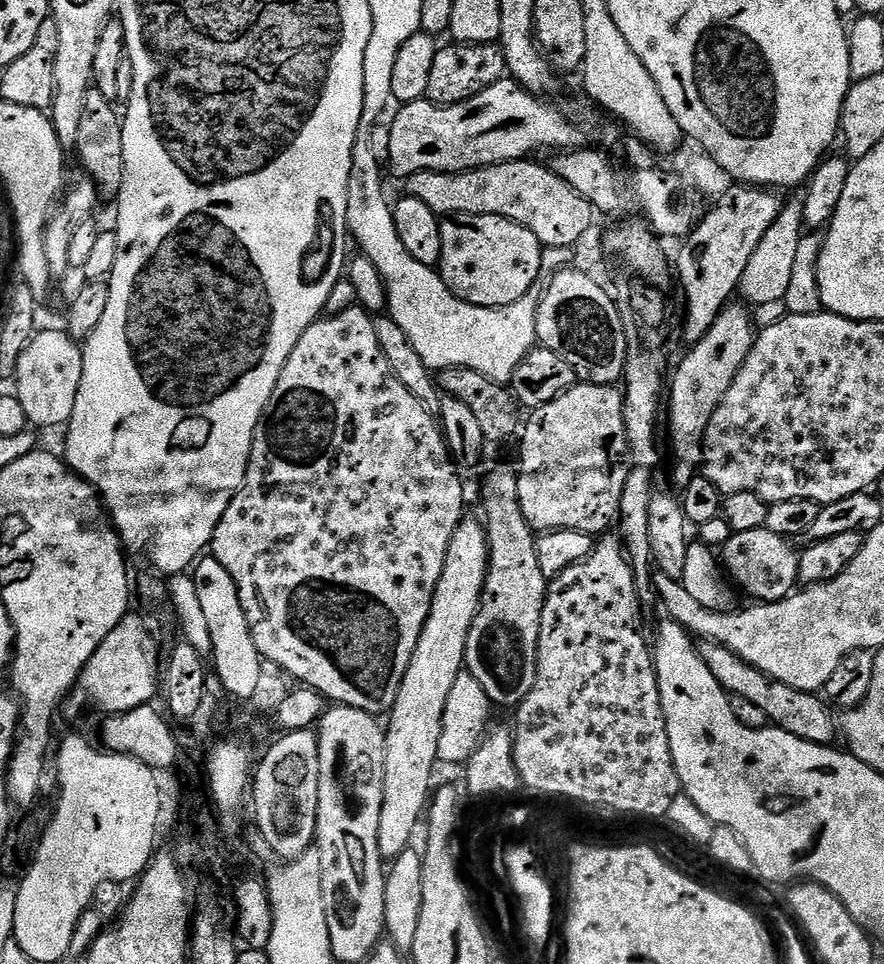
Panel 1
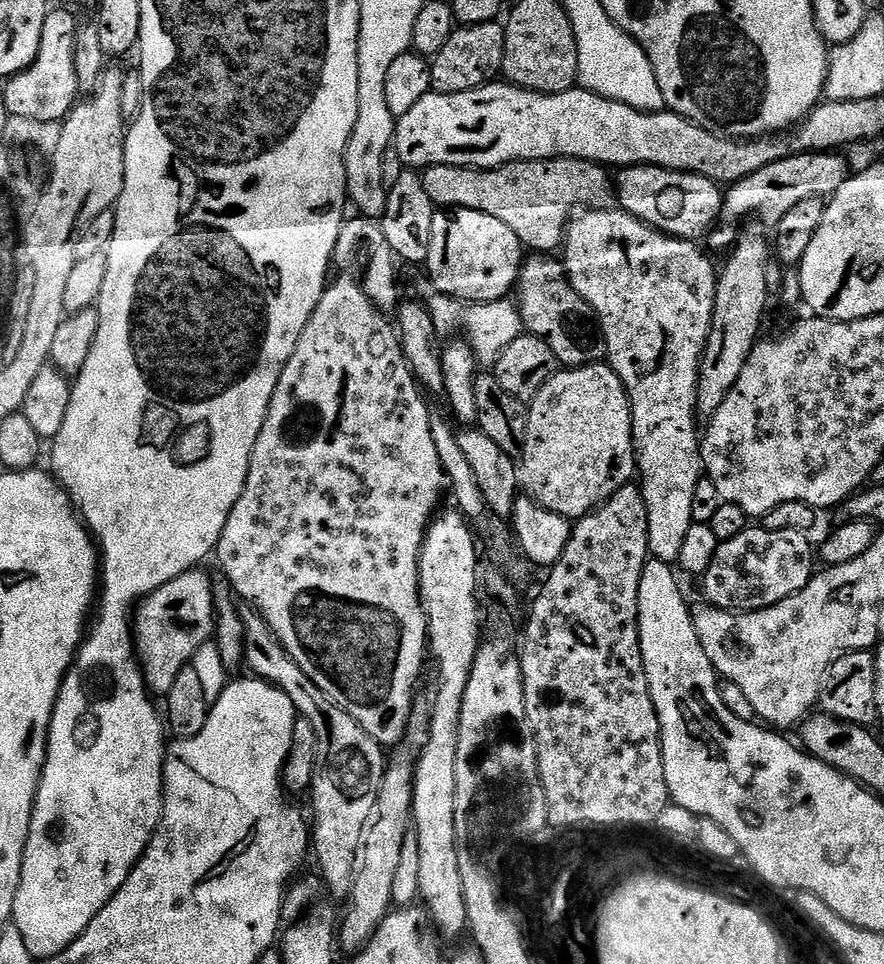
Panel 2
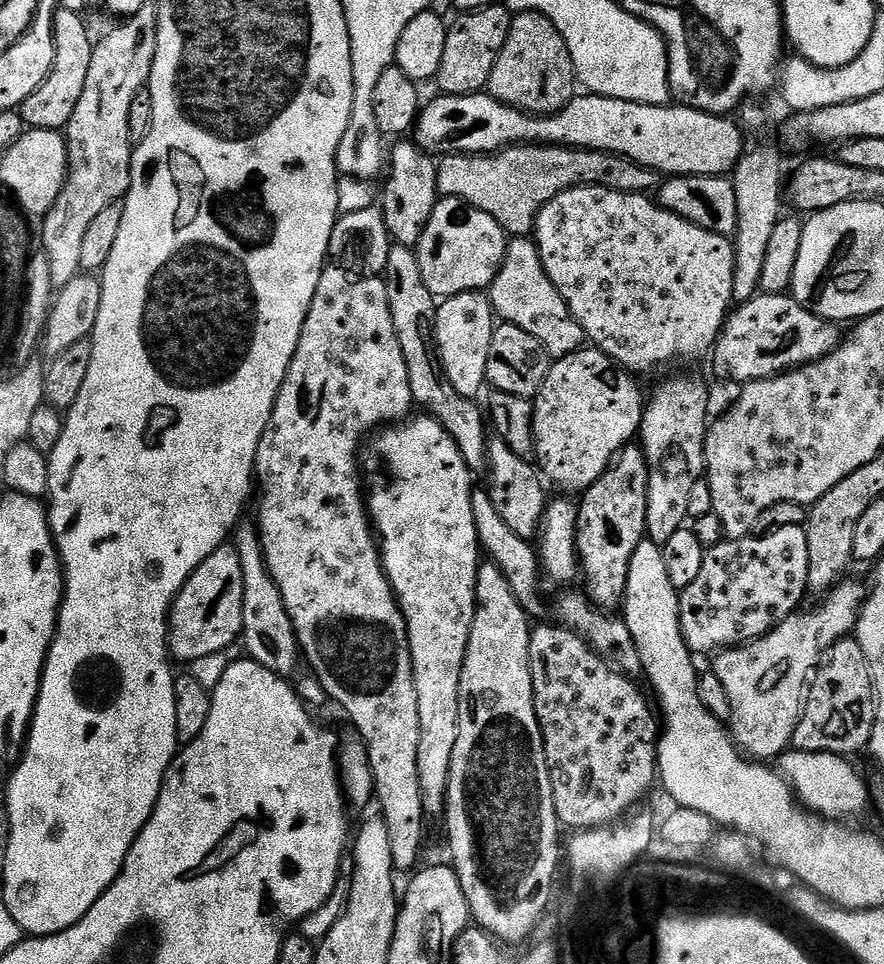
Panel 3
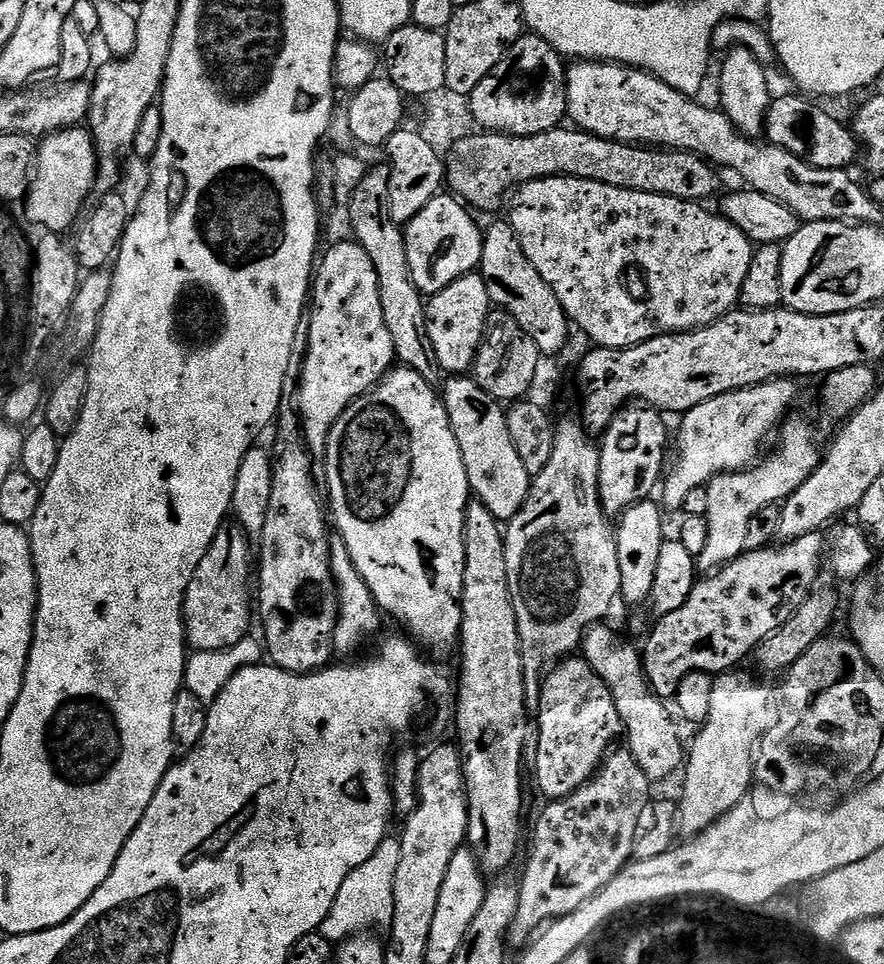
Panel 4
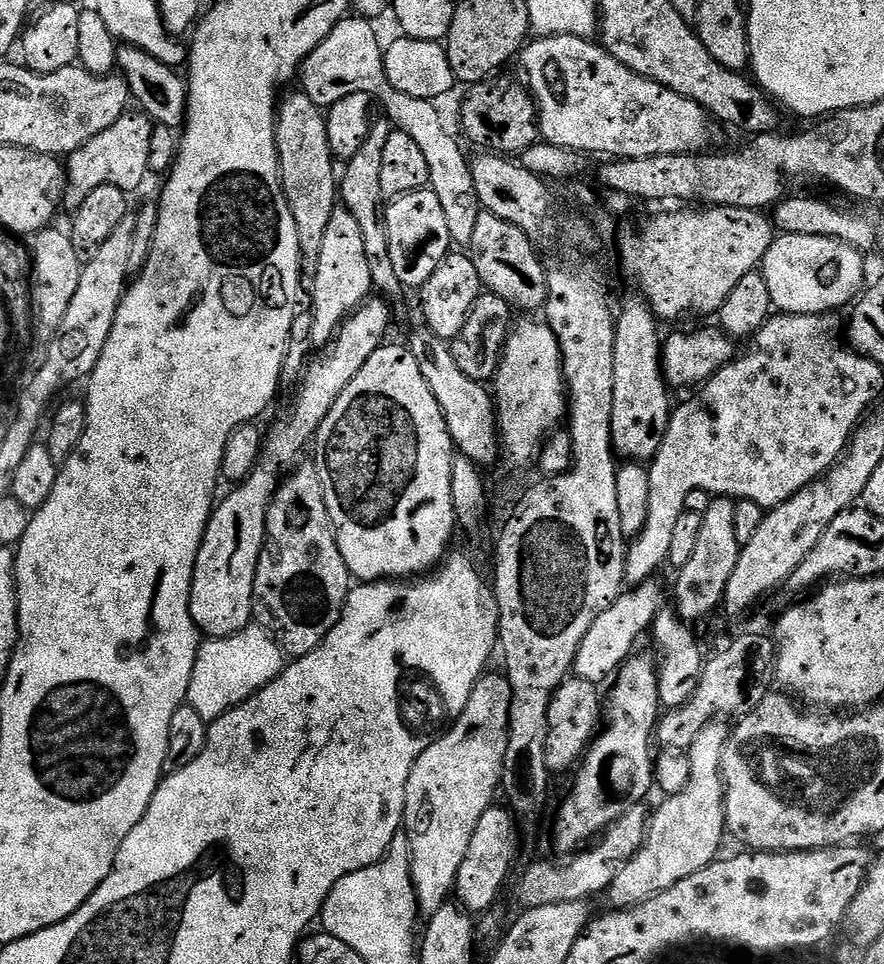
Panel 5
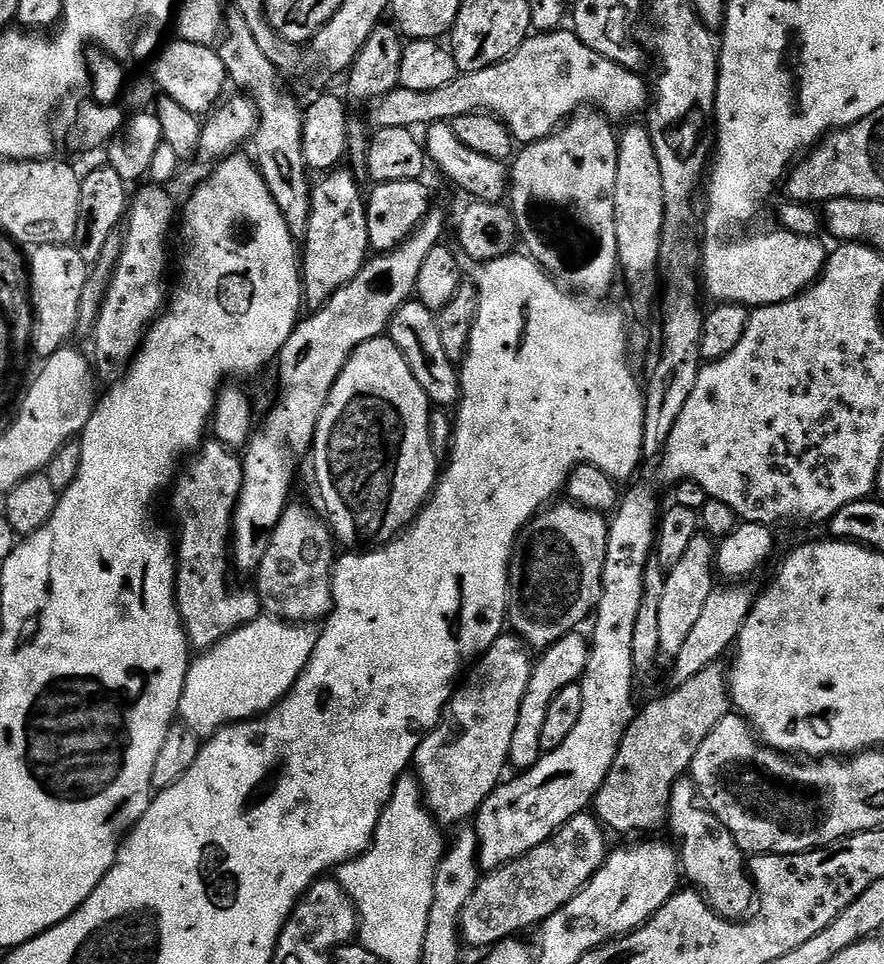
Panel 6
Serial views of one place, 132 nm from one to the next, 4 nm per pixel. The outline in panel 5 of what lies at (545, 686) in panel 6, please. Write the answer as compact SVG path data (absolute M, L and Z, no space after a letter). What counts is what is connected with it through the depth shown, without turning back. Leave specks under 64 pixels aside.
M636 586L631 590L621 591L620 595L609 608L604 611L586 630L580 648L576 651L574 672L579 679L589 680L591 684L603 685L603 680L615 677L617 671L623 667L624 661L633 655L636 639L647 633L652 627L656 613L662 607L660 596L649 586Z

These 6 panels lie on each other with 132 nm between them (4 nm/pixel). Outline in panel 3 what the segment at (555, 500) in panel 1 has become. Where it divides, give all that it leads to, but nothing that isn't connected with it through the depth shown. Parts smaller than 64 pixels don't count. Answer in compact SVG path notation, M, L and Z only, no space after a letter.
M585 346L569 356L561 356L549 367L546 382L534 397L534 460L549 485L557 484L564 494L582 494L594 486L602 474L606 474L616 453L637 439L644 417L646 396L640 393L636 380L637 377L627 368L620 367L605 352L591 346Z

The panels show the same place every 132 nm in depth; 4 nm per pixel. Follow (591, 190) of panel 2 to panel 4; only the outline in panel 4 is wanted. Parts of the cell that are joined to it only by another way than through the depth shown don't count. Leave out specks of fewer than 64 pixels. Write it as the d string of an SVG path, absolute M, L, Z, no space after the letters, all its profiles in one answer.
M561 126L533 136L477 131L453 143L444 160L444 170L451 195L477 213L498 211L504 195L506 200L509 193L521 184L547 176L586 178L626 190L697 202L708 202L720 188L717 169L703 156L683 150L657 150L652 146L621 144L618 140L582 132L575 126Z

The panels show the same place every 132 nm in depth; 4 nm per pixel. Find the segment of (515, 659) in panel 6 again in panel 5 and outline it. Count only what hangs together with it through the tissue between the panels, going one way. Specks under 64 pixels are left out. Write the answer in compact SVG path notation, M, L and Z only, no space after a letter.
M485 674L476 681L464 708L428 745L428 749L421 752L406 782L402 825L402 836L408 839L406 875L412 880L412 889L416 892L417 909L424 914L437 912L440 905L453 895L456 875L468 853L470 838L478 826L478 818L482 818L487 808L493 807L492 795L500 788L500 775L508 741L508 710L512 691L507 675L499 675Z

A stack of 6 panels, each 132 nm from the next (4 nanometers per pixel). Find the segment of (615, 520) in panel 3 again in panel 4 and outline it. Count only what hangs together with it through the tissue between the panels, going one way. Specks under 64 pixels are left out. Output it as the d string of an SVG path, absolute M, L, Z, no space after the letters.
M628 406L612 419L608 429L602 433L598 444L598 490L604 513L610 518L618 518L632 504L649 499L655 488L657 491L666 472L664 455L670 452L670 432L668 436L668 424L663 419L667 420L651 406Z

